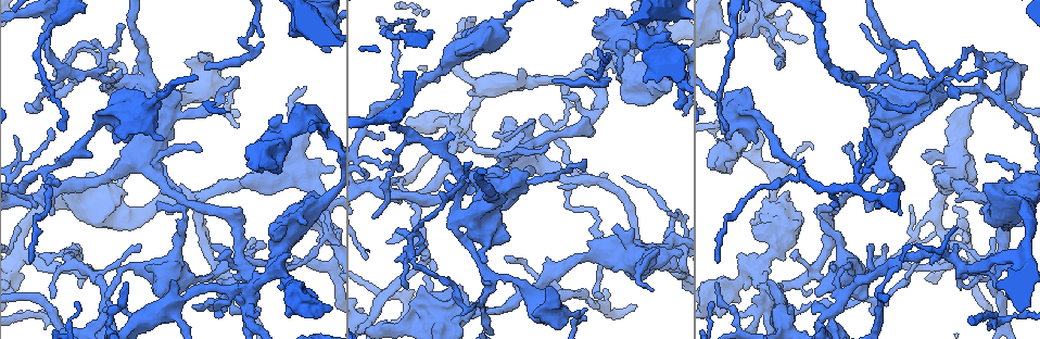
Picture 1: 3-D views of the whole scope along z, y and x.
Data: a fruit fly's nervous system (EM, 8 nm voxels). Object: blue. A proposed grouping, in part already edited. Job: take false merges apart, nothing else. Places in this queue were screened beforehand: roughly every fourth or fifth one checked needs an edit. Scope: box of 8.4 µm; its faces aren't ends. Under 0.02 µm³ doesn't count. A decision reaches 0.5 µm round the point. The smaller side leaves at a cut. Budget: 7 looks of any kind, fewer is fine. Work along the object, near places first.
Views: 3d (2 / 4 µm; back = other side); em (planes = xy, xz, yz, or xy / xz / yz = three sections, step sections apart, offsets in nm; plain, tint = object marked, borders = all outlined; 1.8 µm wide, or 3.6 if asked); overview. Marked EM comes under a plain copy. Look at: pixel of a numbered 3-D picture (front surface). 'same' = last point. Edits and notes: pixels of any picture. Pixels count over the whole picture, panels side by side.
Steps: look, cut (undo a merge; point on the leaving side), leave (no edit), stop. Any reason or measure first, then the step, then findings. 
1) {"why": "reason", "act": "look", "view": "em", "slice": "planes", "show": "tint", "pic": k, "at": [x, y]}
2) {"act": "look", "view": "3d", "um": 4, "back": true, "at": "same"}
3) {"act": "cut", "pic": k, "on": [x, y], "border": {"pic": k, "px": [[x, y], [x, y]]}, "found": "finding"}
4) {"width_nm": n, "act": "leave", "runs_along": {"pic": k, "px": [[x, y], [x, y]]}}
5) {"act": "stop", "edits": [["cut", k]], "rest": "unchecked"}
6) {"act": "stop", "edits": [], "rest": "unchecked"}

{"act": "look", "view": "em", "slice": "planes", "show": "tint", "pic": 1, "at": [321, 236]}

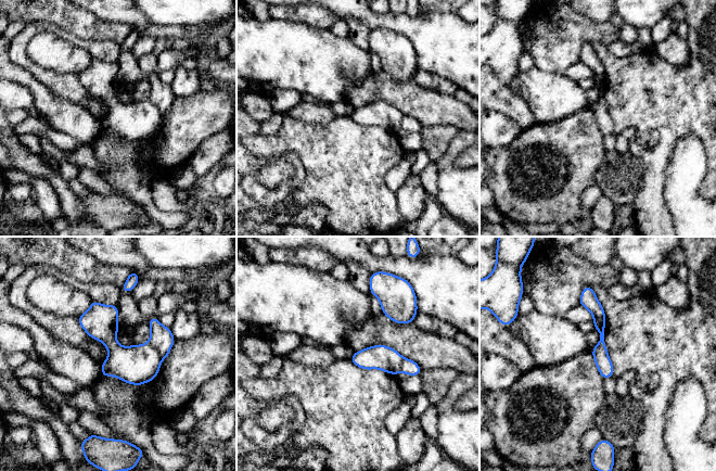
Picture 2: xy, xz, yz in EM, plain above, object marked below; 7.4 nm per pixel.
{"act": "leave", "runs_along": {"pic": 2, "px": [[589, 294], [599, 315], [605, 376]]}, "found": "one neuron here"}

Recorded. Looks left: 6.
{"why": "a fork", "act": "look", "view": "em", "slice": "xy", "step": 16, "show": "tint", "pic": 1, "at": [944, 74]}

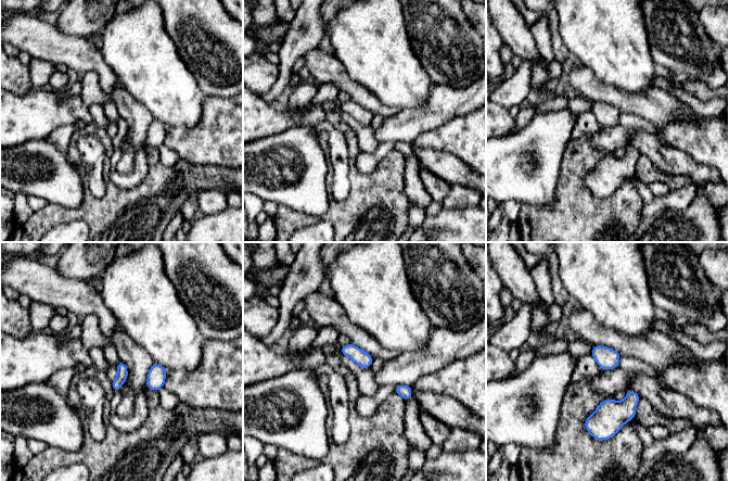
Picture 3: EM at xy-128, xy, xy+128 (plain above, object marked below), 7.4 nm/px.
{"act": "look", "view": "em", "slice": "planes", "show": "borders", "at": "same"}

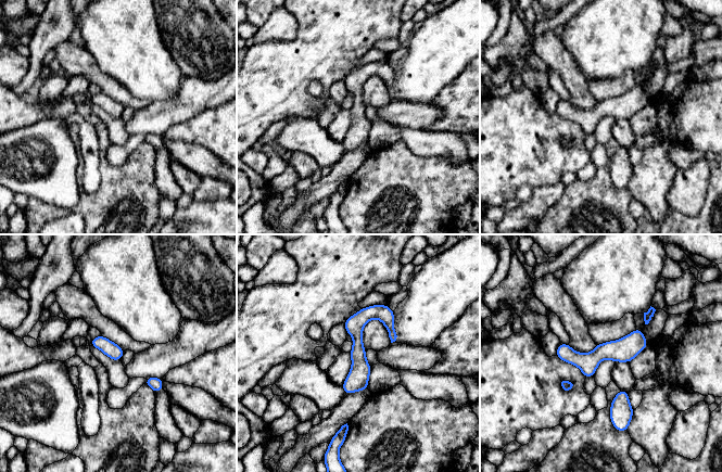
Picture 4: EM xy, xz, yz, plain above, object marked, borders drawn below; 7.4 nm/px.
{"width_nm": 120, "act": "leave", "runs_along": {"pic": 4, "px": [[384, 307], [357, 324], [346, 391]]}, "found": "all the same neuron"}

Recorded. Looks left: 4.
{"act": "look", "view": "3d", "um": 2, "back": true, "pic": 1, "at": [981, 89]}

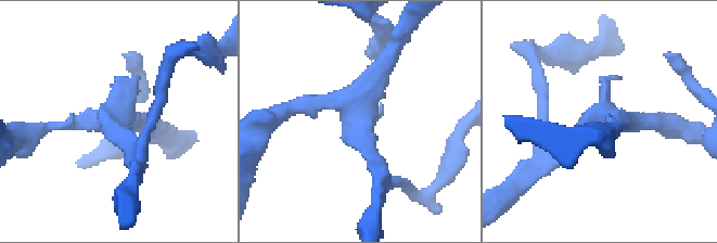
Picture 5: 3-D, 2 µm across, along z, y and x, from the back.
{"arms": 3, "why": "shape alone is not enough", "act": "look", "view": "em", "slice": "xy", "step": 16, "show": "tint", "pic": 5, "at": [117, 119]}

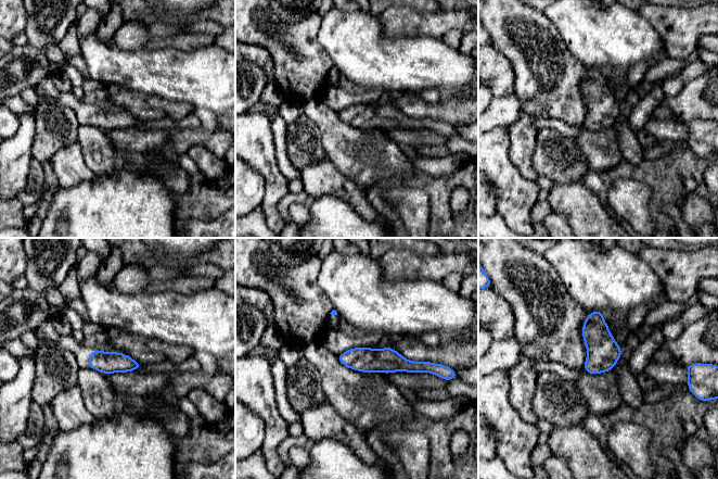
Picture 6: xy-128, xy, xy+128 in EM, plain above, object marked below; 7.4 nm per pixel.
{"act": "look", "view": "em", "slice": "yz", "step": 4, "show": "tint", "at": "same"}

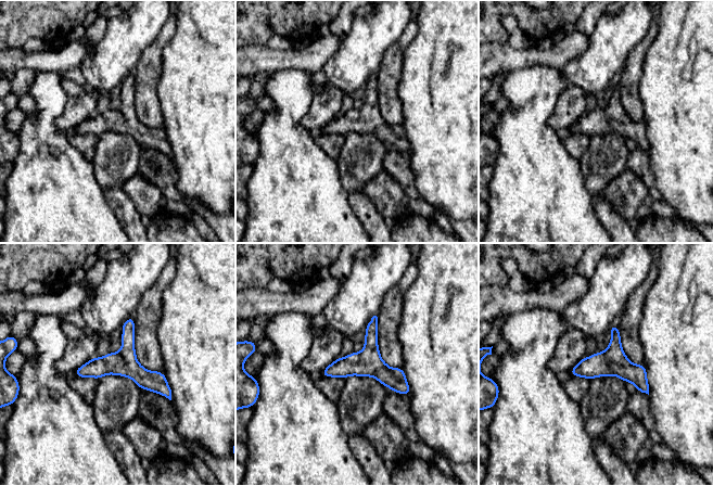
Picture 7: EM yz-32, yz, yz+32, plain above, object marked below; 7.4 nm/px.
{"act": "leave", "runs_along": {"pic": 7, "px": [[77, 372], [129, 367], [168, 395]]}, "found": "all the same neuron"}

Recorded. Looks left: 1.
{"act": "stop", "edits": [], "rest": "unchecked"}

